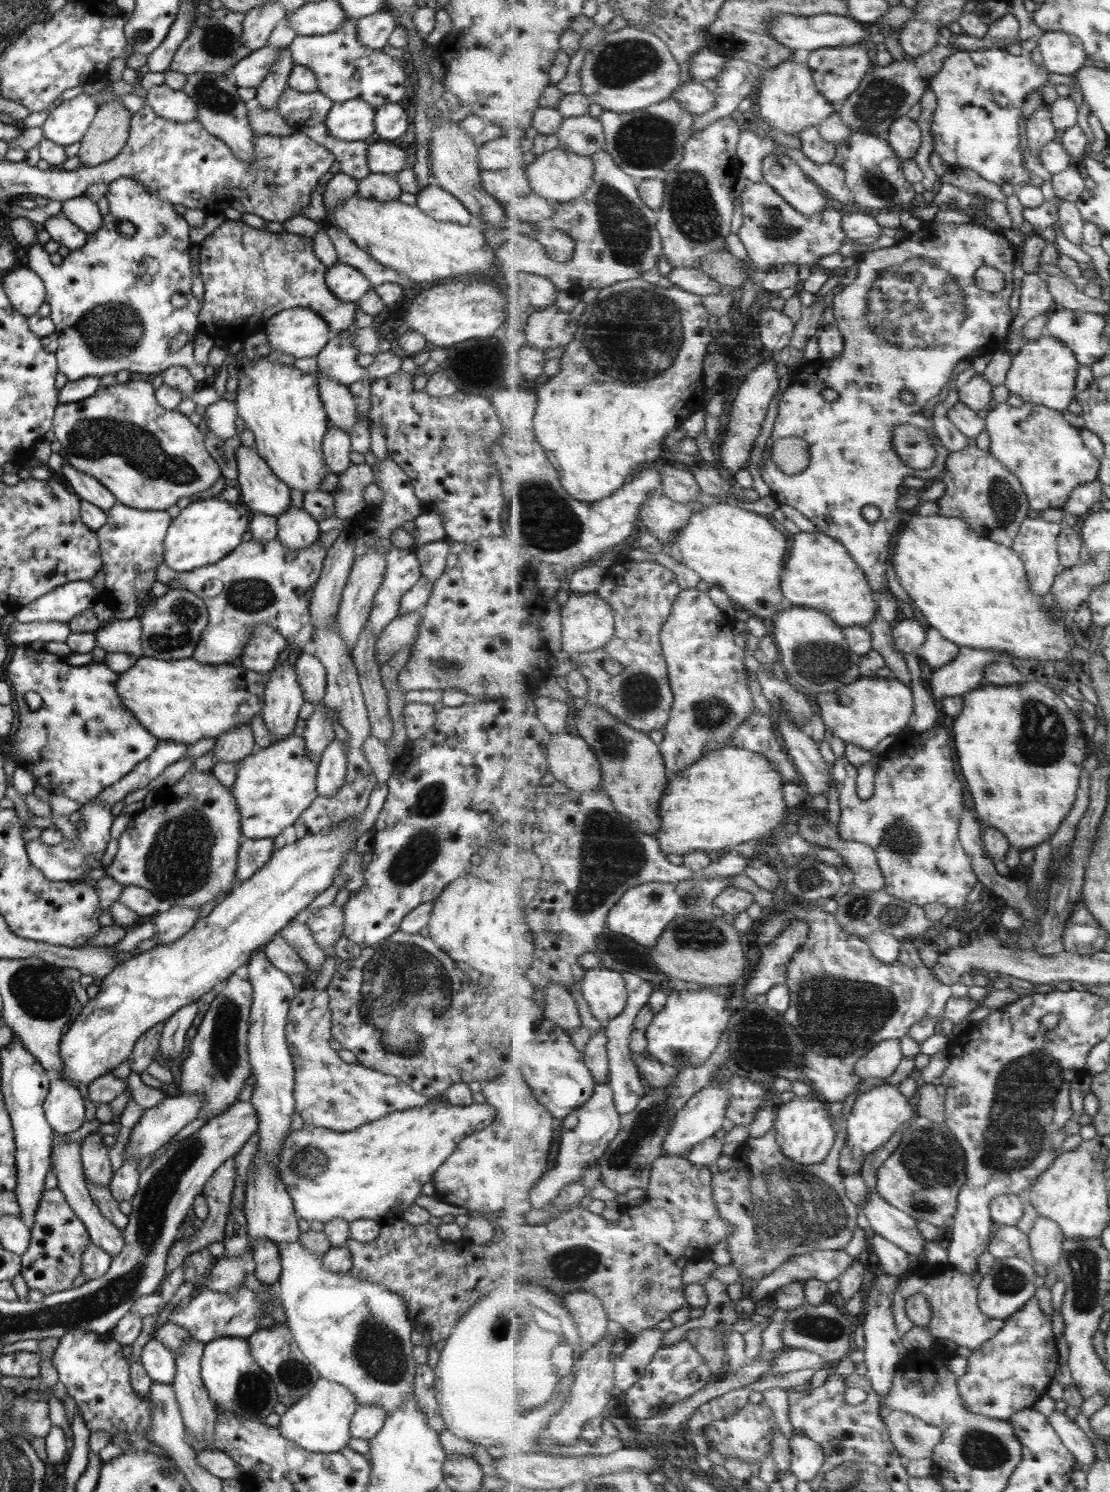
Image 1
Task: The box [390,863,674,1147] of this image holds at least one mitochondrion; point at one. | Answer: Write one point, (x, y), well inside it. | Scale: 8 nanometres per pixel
(633, 957)

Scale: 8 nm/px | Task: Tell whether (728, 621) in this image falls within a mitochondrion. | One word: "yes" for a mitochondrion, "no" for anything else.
no

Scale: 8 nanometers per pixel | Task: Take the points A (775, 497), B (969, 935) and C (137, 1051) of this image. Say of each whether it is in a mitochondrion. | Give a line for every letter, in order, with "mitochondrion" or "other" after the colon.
A: other
B: other
C: other

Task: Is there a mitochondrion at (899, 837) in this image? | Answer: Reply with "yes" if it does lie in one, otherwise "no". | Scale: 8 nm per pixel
yes

